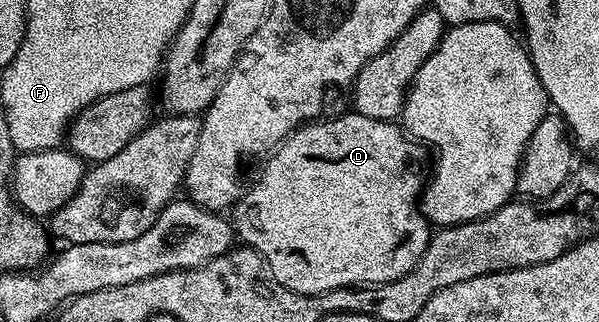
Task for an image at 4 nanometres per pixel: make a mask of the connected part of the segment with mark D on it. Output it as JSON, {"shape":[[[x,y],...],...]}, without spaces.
{"shape":[[[347,111],[343,117],[334,117],[331,121],[326,120],[318,119],[313,123],[299,125],[277,149],[269,154],[265,162],[267,165],[263,167],[258,182],[251,189],[249,186],[243,192],[232,209],[234,232],[240,238],[241,244],[255,249],[265,261],[270,274],[281,285],[297,293],[327,293],[349,285],[375,285],[388,283],[392,279],[400,279],[400,275],[408,275],[408,271],[416,267],[420,255],[424,255],[424,247],[428,247],[432,236],[432,226],[420,208],[424,173],[422,177],[422,161],[418,158],[419,146],[394,121],[372,119],[368,115],[360,115],[353,111]]]}

